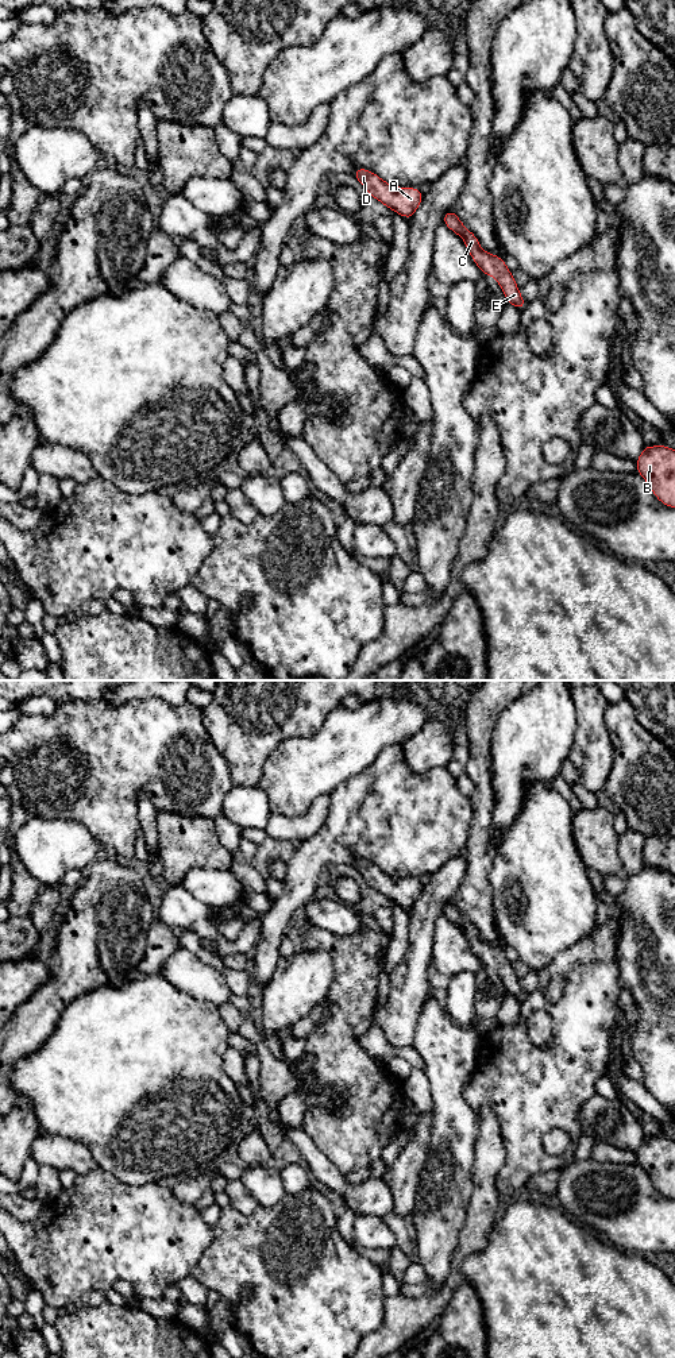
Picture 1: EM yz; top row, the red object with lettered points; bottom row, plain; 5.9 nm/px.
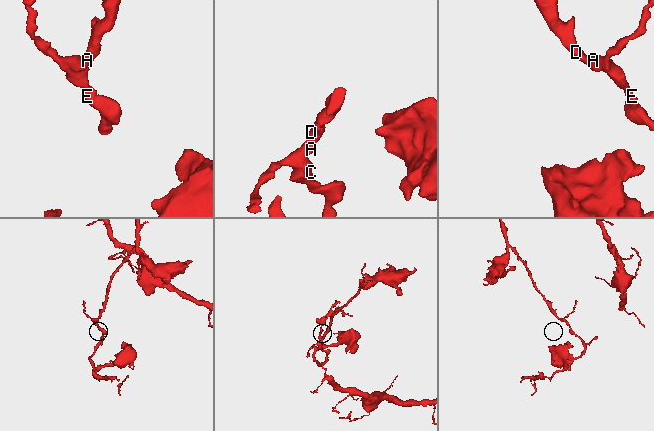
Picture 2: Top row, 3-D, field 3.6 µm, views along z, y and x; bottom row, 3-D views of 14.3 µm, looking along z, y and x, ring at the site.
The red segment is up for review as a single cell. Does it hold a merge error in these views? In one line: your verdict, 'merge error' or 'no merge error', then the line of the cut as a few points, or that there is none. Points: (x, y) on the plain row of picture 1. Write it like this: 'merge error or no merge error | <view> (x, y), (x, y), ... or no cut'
no merge error | no cut

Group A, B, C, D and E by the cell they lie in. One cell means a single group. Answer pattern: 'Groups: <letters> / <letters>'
Groups: A B C D E

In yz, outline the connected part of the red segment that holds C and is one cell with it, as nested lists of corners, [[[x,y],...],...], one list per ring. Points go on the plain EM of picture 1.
[[[454,900],[443,906],[443,915],[464,931],[472,952],[478,956],[482,965],[497,969],[498,976],[504,981],[506,994],[517,998],[520,1003],[522,1003],[526,992],[521,988],[513,964],[506,958],[505,950],[483,942],[479,938],[478,929],[463,917]]]

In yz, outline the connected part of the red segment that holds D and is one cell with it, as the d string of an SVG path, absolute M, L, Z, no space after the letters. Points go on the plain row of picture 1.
M356 859L352 867L364 877L370 887L405 910L413 910L417 898L423 892L424 886L418 879L393 877L367 860Z

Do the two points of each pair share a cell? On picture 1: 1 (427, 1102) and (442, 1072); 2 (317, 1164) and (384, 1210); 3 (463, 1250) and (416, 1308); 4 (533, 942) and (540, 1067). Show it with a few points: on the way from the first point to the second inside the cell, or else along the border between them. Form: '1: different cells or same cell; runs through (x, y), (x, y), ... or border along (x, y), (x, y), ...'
1: different cells; border along (424, 1071), (428, 1079), (434, 1111)
2: same cell; runs through (334, 1179), (351, 1193), (367, 1198)
3: same cell; runs through (456, 1266), (455, 1279), (432, 1301)
4: different cells; border along (562, 951), (547, 965), (536, 971)

